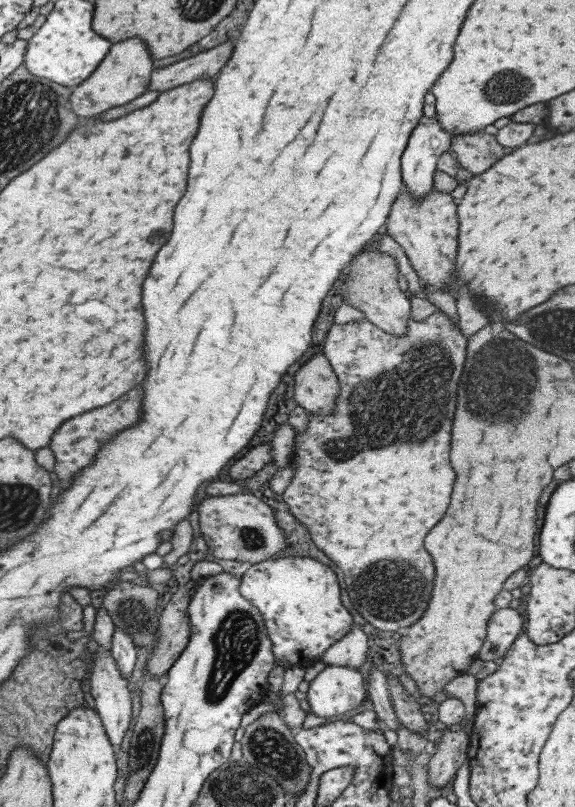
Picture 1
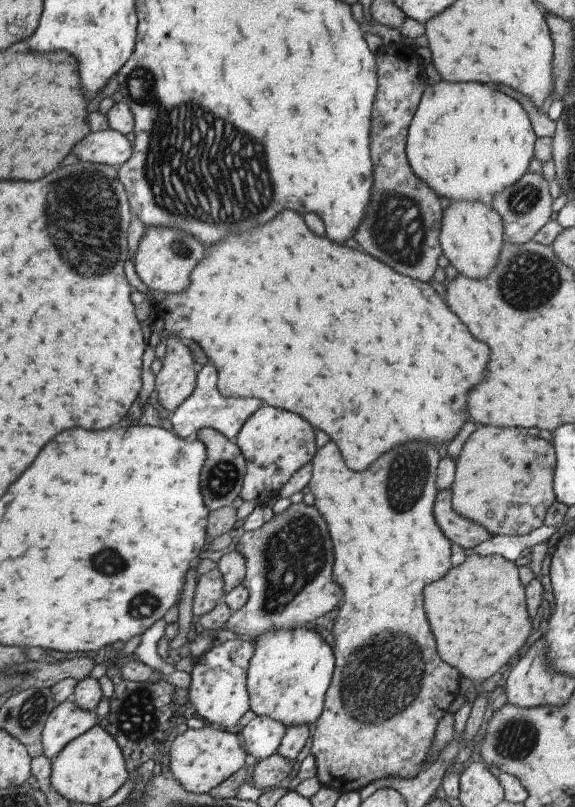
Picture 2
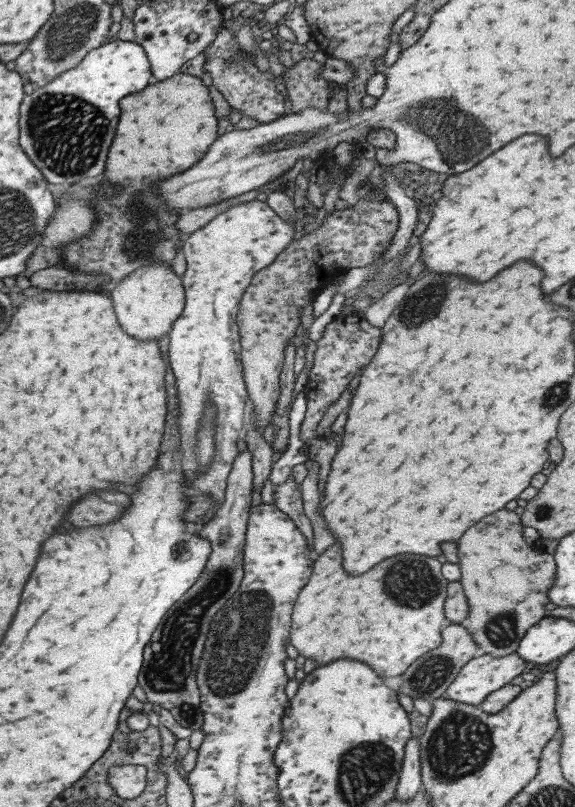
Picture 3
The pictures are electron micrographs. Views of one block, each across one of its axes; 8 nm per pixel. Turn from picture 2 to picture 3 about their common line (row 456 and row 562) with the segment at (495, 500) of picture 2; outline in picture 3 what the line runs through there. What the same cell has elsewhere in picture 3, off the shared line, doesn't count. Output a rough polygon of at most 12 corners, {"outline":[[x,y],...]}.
{"outline":[[500,510],[458,540],[462,625],[516,651],[545,617],[555,555]]}

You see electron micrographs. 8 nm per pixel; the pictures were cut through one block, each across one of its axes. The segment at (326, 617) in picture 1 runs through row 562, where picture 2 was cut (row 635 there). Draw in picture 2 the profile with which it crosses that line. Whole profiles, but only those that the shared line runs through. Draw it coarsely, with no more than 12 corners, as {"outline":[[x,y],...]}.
{"outline":[[316,629],[255,638],[250,709],[314,724],[335,669]]}

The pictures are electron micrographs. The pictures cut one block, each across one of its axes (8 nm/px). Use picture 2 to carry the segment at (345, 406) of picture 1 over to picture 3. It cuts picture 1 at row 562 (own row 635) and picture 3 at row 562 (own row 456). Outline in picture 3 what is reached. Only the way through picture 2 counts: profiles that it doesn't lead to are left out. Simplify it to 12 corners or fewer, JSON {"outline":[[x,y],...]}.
{"outline":[[320,554],[289,640],[404,674],[440,646],[449,581],[436,558],[360,576]]}

